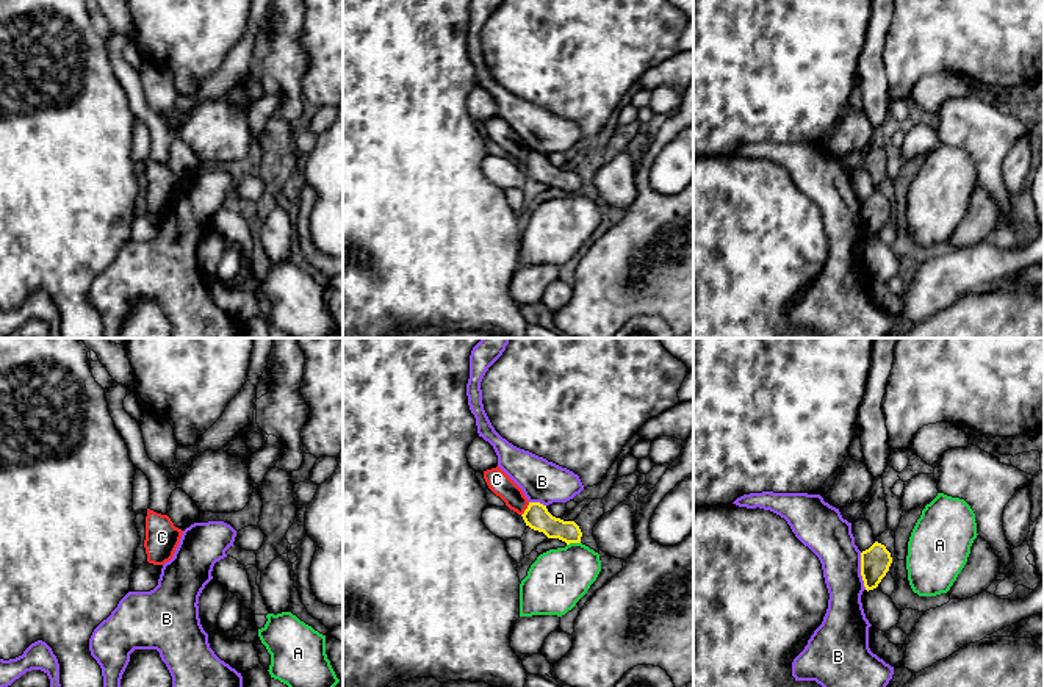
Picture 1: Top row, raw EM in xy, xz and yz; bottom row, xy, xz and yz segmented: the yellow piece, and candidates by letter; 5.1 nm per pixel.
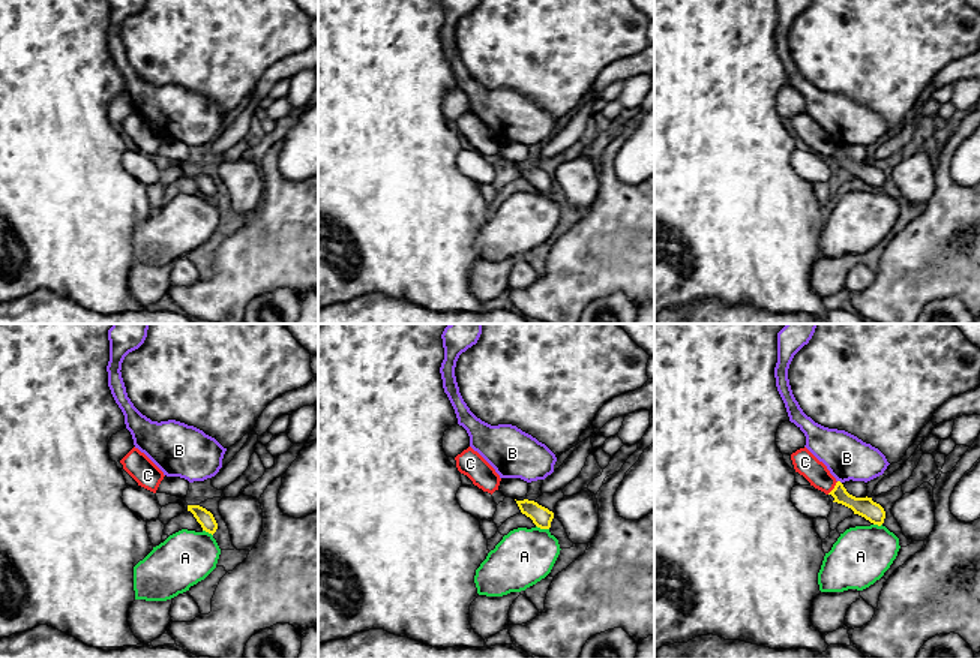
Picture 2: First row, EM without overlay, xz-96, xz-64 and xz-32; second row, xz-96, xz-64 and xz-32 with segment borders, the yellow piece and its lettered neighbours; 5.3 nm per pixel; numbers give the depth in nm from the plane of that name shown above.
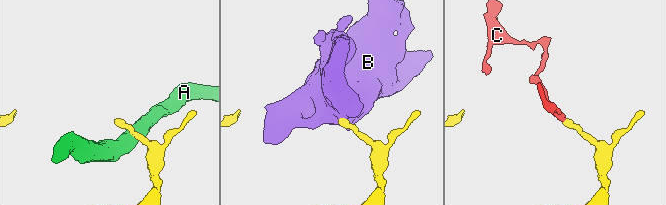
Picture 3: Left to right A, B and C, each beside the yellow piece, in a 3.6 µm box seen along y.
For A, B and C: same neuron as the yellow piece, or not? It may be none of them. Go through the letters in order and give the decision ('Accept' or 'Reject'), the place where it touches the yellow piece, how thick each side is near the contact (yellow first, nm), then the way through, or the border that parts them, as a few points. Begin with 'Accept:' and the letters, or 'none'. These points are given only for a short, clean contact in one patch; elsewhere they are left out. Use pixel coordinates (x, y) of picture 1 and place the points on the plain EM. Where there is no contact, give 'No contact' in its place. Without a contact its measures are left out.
Accept: none
A: Reject. Touches yellow at xz (573, 191). Thickness 130 nm (yellow) against 300 nm
B: Reject. Touches yellow at yz (861, 221). Thickness 150 nm (yellow) against 240 nm
C: Reject. Touches yellow at xz (526, 158). Thickness 130 nm (yellow) against 110 nm. Boundary: xz (529, 152), (522, 165)

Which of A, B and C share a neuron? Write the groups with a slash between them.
A / B / C

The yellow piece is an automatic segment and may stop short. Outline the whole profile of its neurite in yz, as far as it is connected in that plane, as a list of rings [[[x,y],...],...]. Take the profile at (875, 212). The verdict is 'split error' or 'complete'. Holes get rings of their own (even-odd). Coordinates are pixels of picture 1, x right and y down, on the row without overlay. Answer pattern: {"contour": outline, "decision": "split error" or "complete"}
{"contour": [[[875,191],[869,199],[861,202],[861,225],[866,239],[878,236],[892,213],[891,202],[884,194]]], "decision": "complete"}

